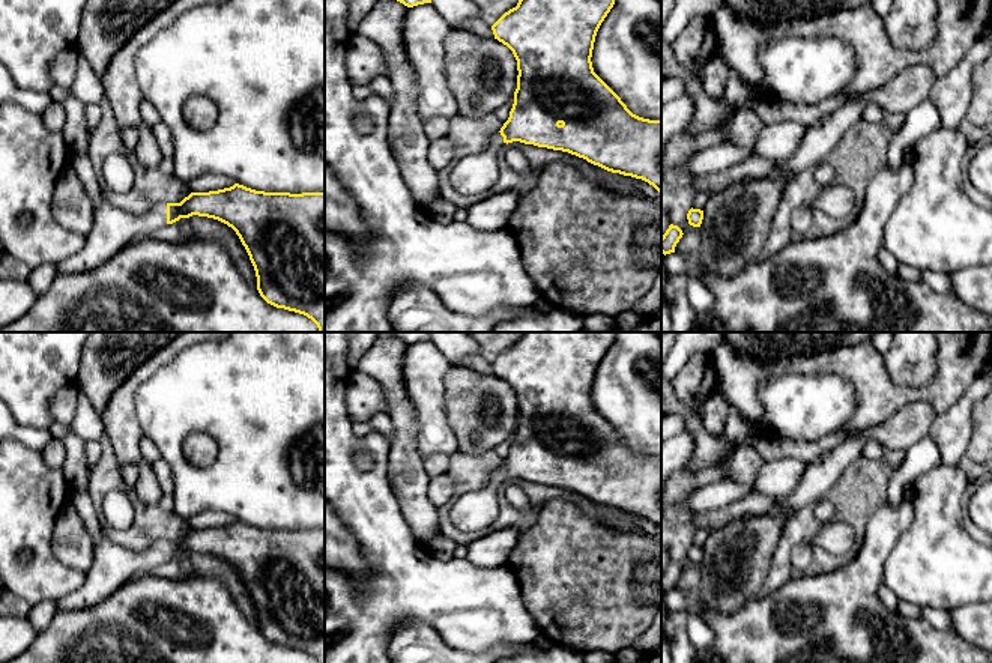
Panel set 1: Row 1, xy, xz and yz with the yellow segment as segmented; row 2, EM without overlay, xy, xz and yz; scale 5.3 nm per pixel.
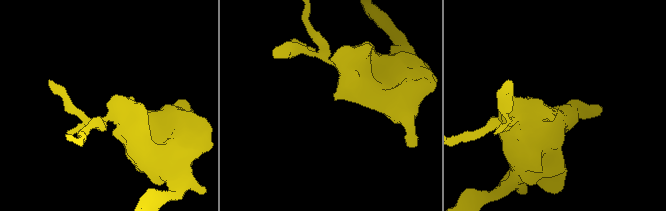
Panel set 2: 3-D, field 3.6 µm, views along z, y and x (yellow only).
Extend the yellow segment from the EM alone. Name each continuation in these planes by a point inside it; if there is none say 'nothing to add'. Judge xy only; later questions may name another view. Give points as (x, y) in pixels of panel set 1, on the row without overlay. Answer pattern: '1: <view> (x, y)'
1: xy (113, 564)

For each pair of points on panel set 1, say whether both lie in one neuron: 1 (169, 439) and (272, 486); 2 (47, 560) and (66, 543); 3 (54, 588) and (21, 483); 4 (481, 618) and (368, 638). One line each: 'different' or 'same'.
1: same
2: different
3: same
4: same

